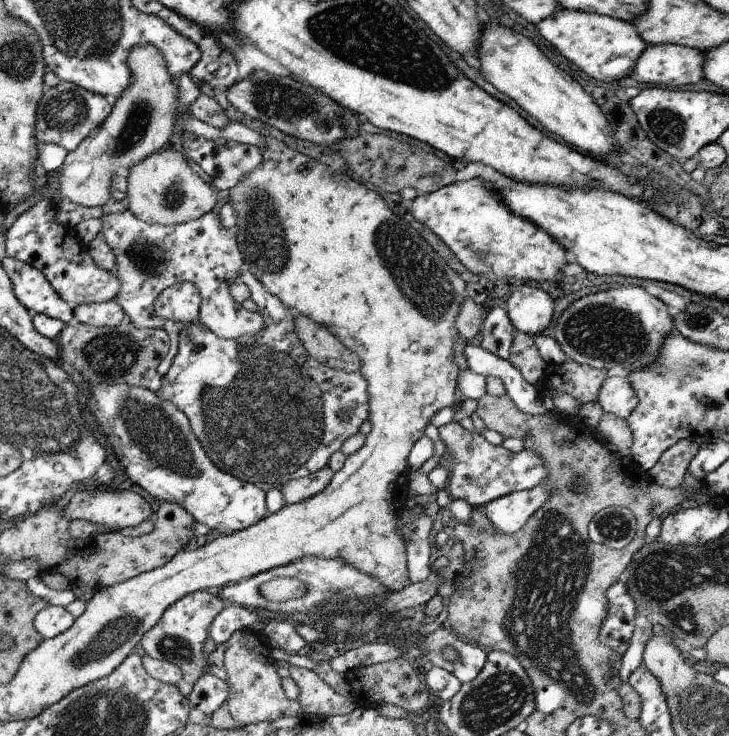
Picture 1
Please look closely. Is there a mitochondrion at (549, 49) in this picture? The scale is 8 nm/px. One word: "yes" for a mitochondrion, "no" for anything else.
no

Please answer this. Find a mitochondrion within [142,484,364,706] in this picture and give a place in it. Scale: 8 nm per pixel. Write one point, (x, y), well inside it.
(175, 646)

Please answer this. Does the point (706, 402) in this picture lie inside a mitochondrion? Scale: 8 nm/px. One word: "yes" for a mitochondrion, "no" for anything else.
yes

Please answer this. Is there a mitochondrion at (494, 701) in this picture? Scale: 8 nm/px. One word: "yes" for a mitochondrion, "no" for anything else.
yes

